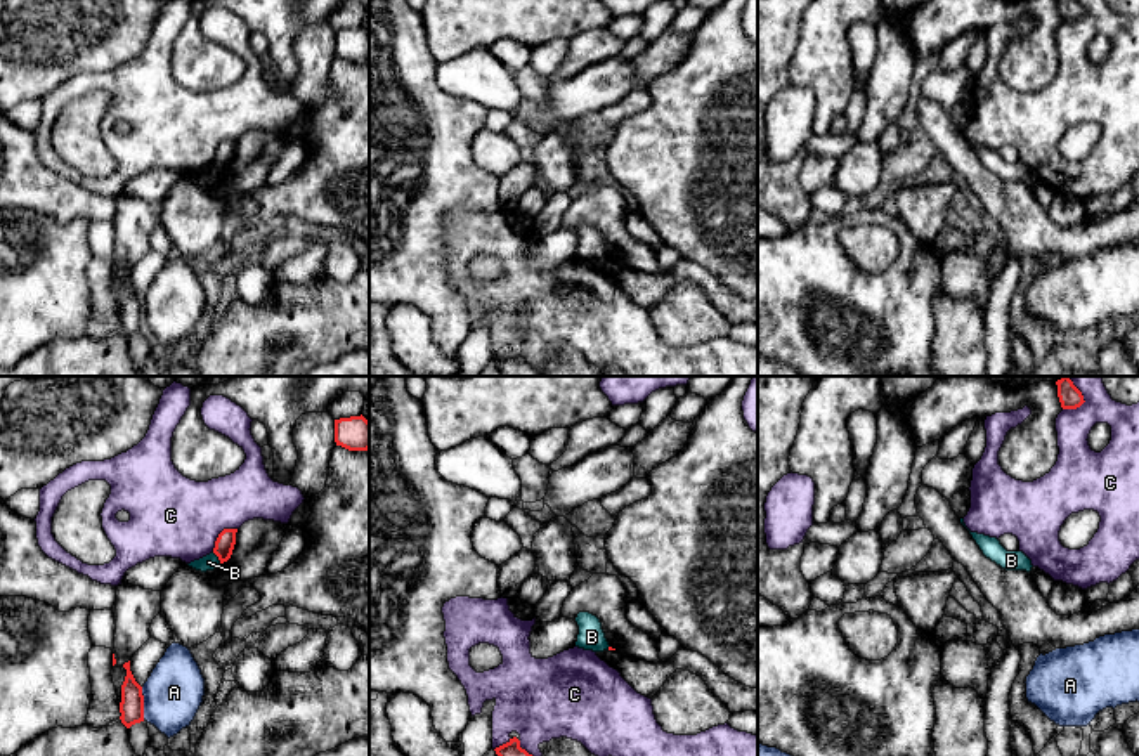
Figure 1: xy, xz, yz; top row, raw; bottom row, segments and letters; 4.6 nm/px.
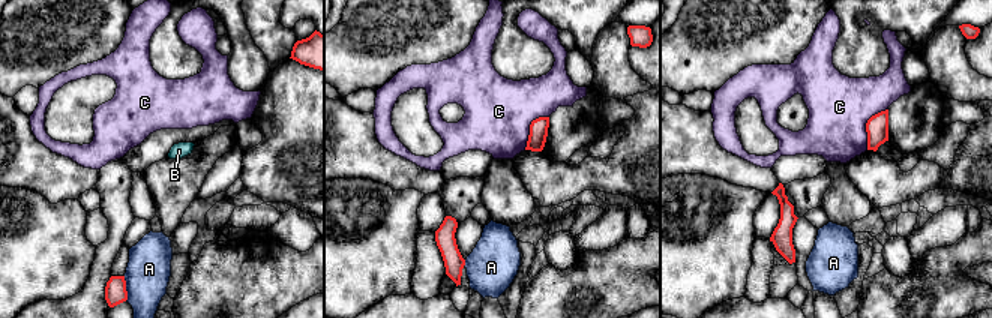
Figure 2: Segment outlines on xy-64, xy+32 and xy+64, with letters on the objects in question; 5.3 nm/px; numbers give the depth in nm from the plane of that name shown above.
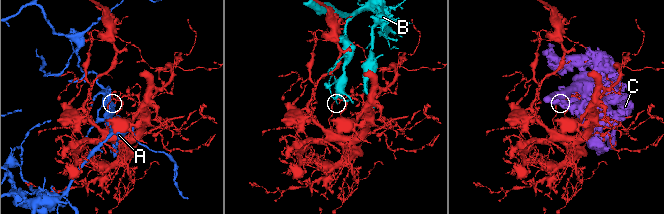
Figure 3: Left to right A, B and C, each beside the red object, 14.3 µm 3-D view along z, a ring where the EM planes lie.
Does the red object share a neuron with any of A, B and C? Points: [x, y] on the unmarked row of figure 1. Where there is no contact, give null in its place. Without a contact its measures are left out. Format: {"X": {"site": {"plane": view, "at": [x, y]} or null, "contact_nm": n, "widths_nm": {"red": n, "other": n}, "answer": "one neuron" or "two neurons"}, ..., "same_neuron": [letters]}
{"A": {"site": {"plane": "xy", "at": [143, 314]}, "contact_nm": 150, "widths_nm": {"red": 110, "other": 280}, "answer": "two neurons"}, "B": {"site": {"plane": "xy", "at": [217, 167]}, "contact_nm": 70, "widths_nm": {"red": 90, "other": 70}, "answer": "two neurons"}, "C": {"site": {"plane": "xy", "at": [219, 146]}, "contact_nm": 160, "widths_nm": {"red": 90, "other": 380}, "answer": "two neurons"}, "same_neuron": []}

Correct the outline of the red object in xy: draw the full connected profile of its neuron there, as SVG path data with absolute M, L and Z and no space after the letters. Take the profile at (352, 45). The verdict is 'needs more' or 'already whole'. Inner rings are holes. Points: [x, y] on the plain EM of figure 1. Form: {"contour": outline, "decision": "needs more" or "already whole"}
{"contour": "M362 26L335 31L335 54L348 62L368 62L369 33Z", "decision": "already whole"}

